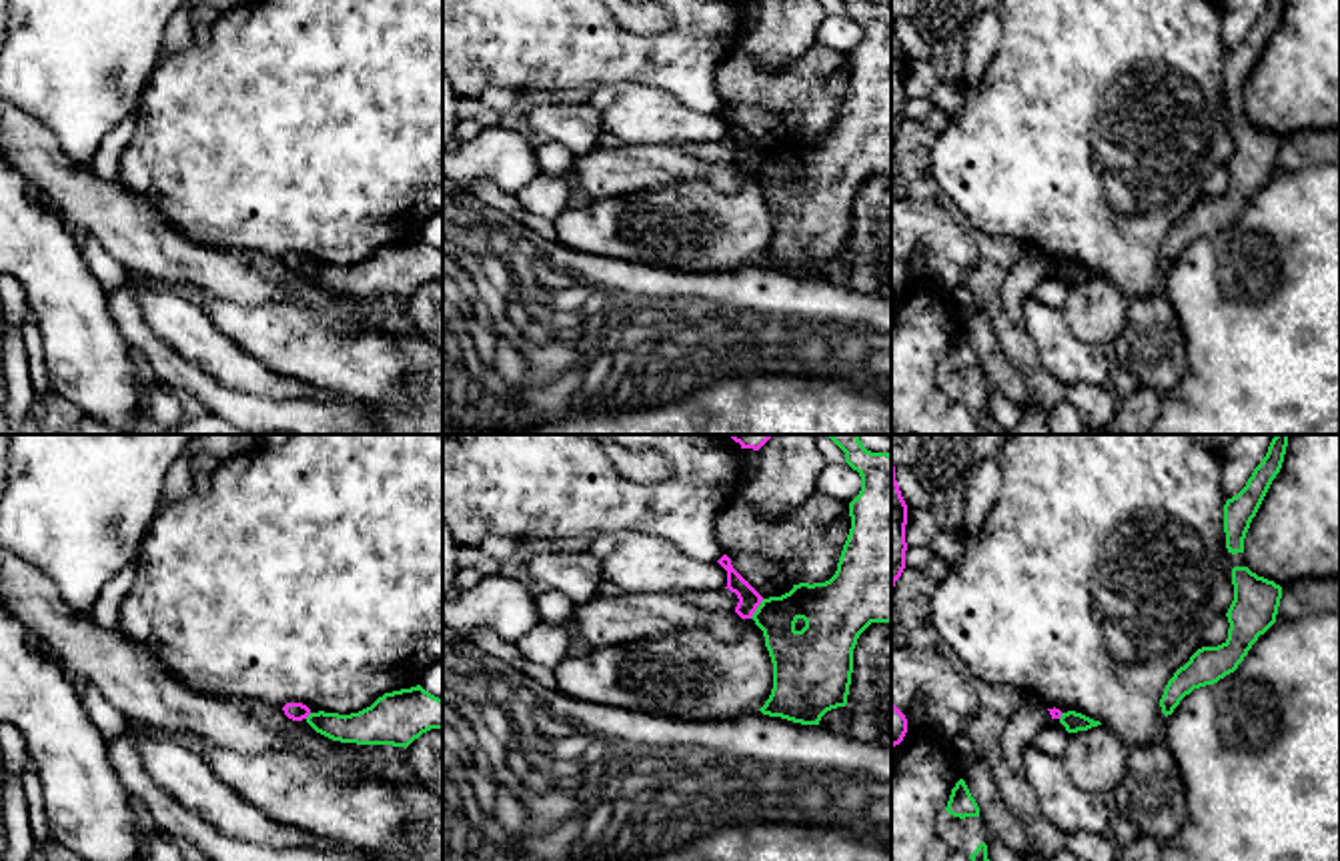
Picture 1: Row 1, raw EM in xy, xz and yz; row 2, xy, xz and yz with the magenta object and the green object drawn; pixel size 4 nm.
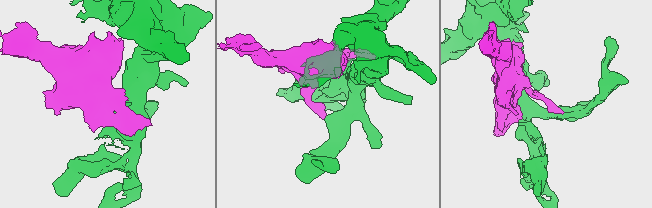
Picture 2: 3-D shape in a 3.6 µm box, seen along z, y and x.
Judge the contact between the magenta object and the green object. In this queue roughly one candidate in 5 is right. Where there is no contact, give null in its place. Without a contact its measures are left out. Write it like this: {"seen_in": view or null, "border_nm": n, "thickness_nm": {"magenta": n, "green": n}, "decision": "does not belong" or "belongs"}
{"seen_in": "xz", "border_nm": 100, "thickness_nm": {"magenta": 90, "green": 200}, "decision": "does not belong"}

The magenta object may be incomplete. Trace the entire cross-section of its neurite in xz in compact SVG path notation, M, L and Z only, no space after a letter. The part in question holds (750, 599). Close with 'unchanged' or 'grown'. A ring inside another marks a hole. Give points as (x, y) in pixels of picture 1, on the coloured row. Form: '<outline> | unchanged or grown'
M723 555L717 563L727 571L725 589L735 593L739 599L735 613L741 619L751 619L763 597L733 569L731 559L727 555Z | unchanged

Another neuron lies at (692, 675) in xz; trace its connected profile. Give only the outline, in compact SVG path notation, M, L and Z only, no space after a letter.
M745 619L737 641L719 641L711 631L639 639L567 657L555 667L557 691L571 699L687 721L729 721L757 713L773 689L773 663L763 631Z

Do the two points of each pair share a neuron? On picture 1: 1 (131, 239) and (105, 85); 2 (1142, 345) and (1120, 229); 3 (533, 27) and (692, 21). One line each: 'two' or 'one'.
1: two
2: two
3: one

